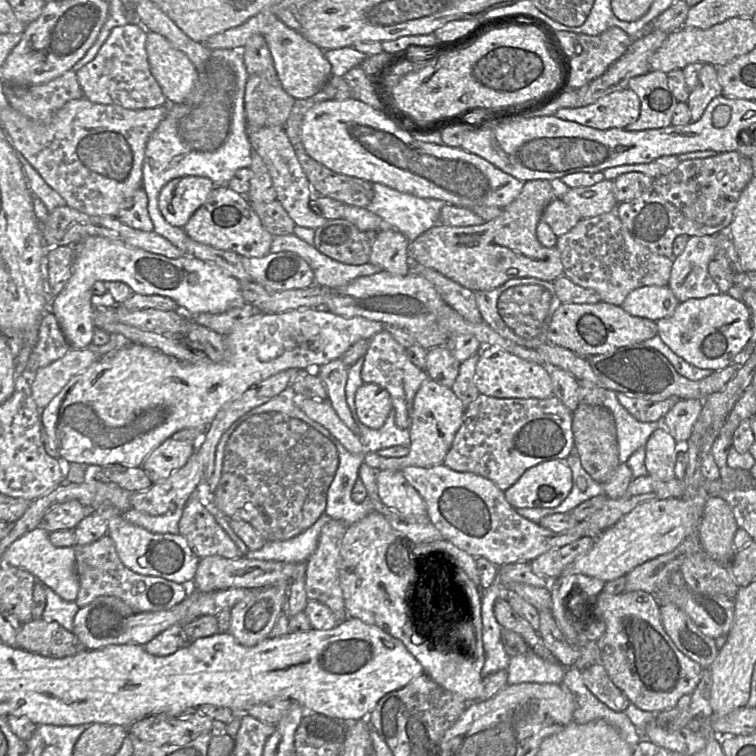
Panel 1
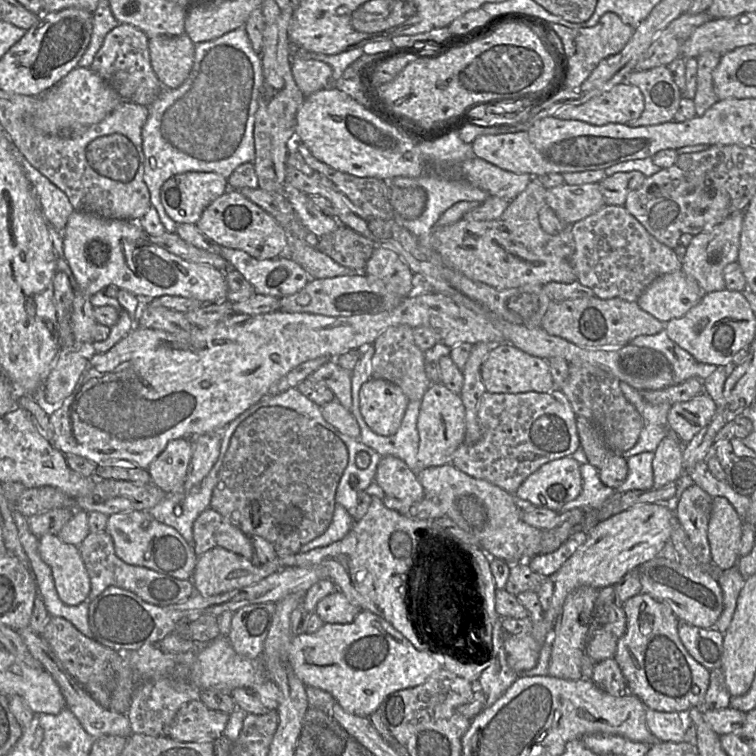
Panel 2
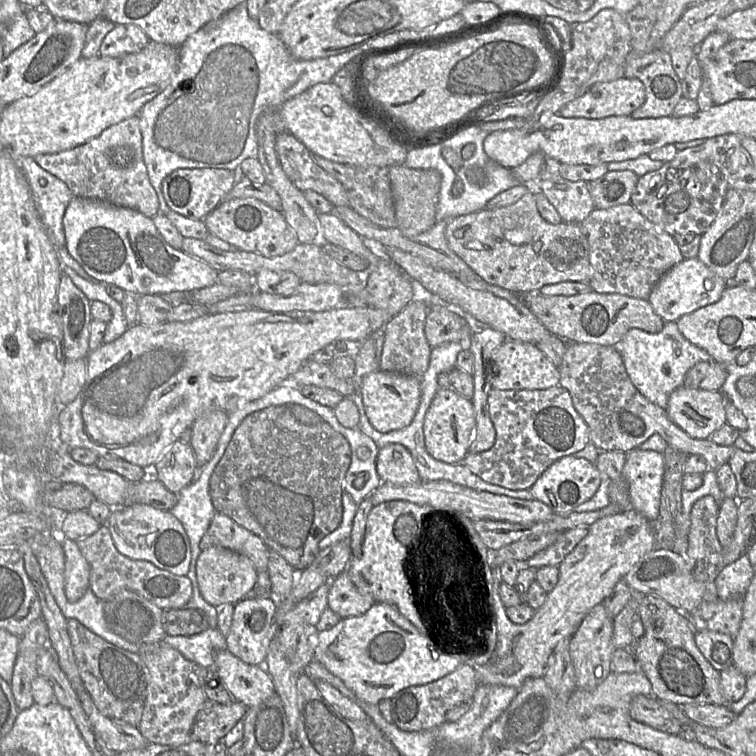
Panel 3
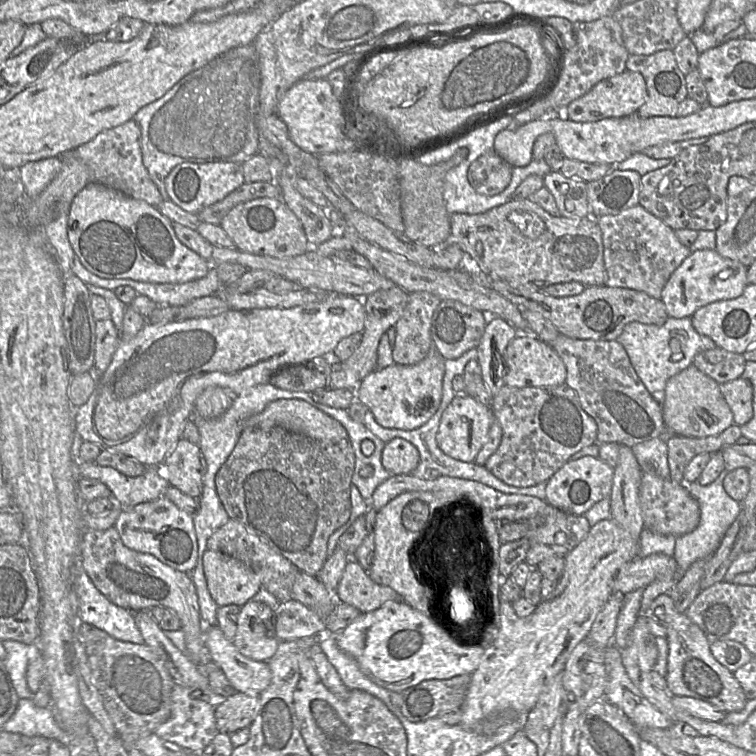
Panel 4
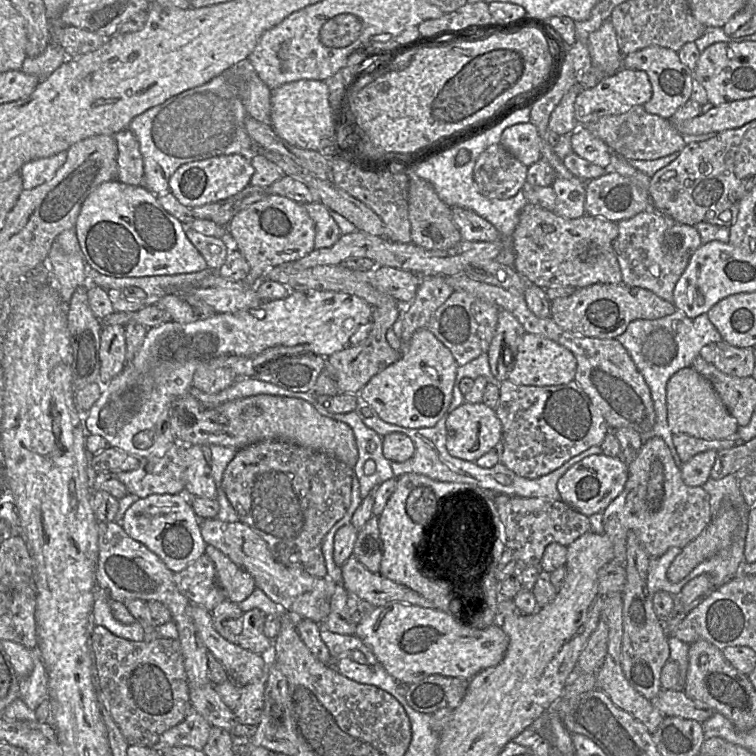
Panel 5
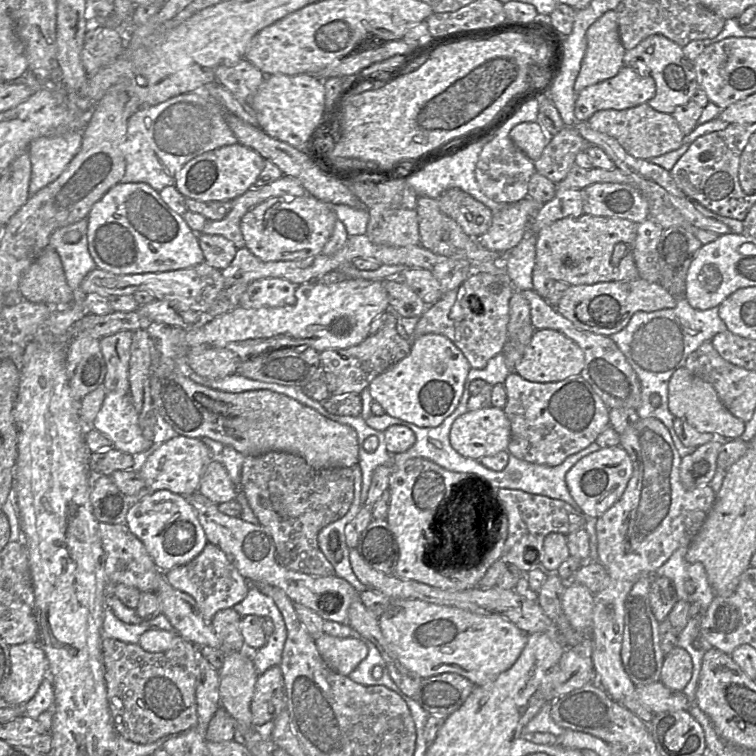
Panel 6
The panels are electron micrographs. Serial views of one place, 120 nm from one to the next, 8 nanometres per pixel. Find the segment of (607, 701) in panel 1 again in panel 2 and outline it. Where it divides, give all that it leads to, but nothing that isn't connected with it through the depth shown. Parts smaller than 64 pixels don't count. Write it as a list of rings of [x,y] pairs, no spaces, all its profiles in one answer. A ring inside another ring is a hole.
[[[614,658],[597,662],[593,667],[590,680],[612,696],[622,697],[629,694],[626,680]]]

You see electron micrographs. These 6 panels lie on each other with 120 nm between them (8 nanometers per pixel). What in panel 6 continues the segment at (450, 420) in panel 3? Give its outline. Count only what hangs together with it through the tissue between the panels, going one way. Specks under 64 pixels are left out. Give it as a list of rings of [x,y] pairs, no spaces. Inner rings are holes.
[[[490,406],[460,415],[451,426],[449,441],[460,455],[480,460],[507,451],[510,435],[503,409]]]

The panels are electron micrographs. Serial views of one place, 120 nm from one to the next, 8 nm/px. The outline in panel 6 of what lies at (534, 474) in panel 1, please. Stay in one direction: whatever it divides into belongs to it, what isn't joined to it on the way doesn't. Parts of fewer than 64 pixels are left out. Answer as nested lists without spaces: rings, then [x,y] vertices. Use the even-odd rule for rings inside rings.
[[[618,445],[601,448],[578,460],[567,472],[565,482],[571,497],[585,517],[598,518],[622,496],[632,472],[629,455]]]

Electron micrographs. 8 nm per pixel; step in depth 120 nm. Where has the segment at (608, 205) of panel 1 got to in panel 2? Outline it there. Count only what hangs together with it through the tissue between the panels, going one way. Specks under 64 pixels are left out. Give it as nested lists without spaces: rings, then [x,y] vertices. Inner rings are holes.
[[[562,183],[546,190],[545,204],[568,227],[605,206],[598,183],[580,185]]]

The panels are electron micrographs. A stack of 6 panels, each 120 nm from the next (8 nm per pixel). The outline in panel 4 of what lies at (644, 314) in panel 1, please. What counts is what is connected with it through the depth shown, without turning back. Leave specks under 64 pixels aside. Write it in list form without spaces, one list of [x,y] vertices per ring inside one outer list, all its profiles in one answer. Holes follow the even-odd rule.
[[[715,249],[696,250],[681,263],[673,272],[662,290],[661,300],[664,303],[669,317],[690,318],[701,307],[710,303],[729,300],[739,297],[747,286],[748,267],[743,264],[722,257]]]

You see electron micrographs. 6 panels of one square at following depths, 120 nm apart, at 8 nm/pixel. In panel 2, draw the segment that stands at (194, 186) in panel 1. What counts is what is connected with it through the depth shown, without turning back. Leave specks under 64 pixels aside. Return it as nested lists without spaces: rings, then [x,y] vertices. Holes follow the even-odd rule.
[[[185,172],[168,179],[161,187],[160,199],[167,215],[177,224],[196,224],[203,211],[229,189],[228,179],[212,172]]]

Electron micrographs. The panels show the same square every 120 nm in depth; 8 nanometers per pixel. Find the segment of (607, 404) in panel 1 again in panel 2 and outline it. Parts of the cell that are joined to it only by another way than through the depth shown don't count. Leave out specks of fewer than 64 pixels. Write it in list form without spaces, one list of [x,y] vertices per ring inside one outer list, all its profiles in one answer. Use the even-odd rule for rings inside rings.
[[[620,382],[625,398],[632,403],[643,419],[643,428],[636,444],[621,455],[628,459],[643,452],[655,452],[660,442],[669,433],[667,415],[672,405],[653,405],[641,396],[640,392],[625,382]]]

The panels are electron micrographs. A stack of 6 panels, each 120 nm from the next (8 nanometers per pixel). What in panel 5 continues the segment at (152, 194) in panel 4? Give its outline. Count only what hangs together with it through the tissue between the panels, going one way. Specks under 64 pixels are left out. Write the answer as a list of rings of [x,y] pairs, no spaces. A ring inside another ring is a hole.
[[[128,128],[116,133],[114,137],[118,147],[116,180],[133,186],[143,186],[144,163],[137,138]]]

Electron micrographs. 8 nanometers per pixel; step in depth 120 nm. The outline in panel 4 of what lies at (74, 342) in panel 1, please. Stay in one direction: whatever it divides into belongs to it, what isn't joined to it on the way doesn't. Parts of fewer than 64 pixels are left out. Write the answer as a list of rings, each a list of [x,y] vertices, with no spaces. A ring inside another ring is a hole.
[[[89,183],[74,197],[68,212],[67,234],[81,264],[101,278],[182,284],[205,277],[211,266],[209,261],[180,242],[171,220],[165,217],[159,208],[101,183]]]

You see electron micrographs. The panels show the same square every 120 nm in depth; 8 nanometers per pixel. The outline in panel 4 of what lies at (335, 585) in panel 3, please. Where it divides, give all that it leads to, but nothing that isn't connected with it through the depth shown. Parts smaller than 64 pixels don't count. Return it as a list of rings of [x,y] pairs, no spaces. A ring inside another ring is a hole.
[[[350,558],[335,590],[336,600],[362,613],[377,610],[388,601],[401,601],[390,587],[375,583],[361,565]]]

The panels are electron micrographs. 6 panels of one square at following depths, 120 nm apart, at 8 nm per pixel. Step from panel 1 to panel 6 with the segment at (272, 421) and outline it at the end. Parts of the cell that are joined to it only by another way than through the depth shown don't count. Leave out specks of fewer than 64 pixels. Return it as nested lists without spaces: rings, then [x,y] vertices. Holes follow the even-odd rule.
[[[271,451],[246,456],[242,469],[240,489],[257,518],[274,542],[275,558],[283,567],[311,576],[334,576],[334,568],[319,549],[317,536],[321,529],[343,517],[353,501],[353,473],[351,468],[314,469],[292,453]]]

